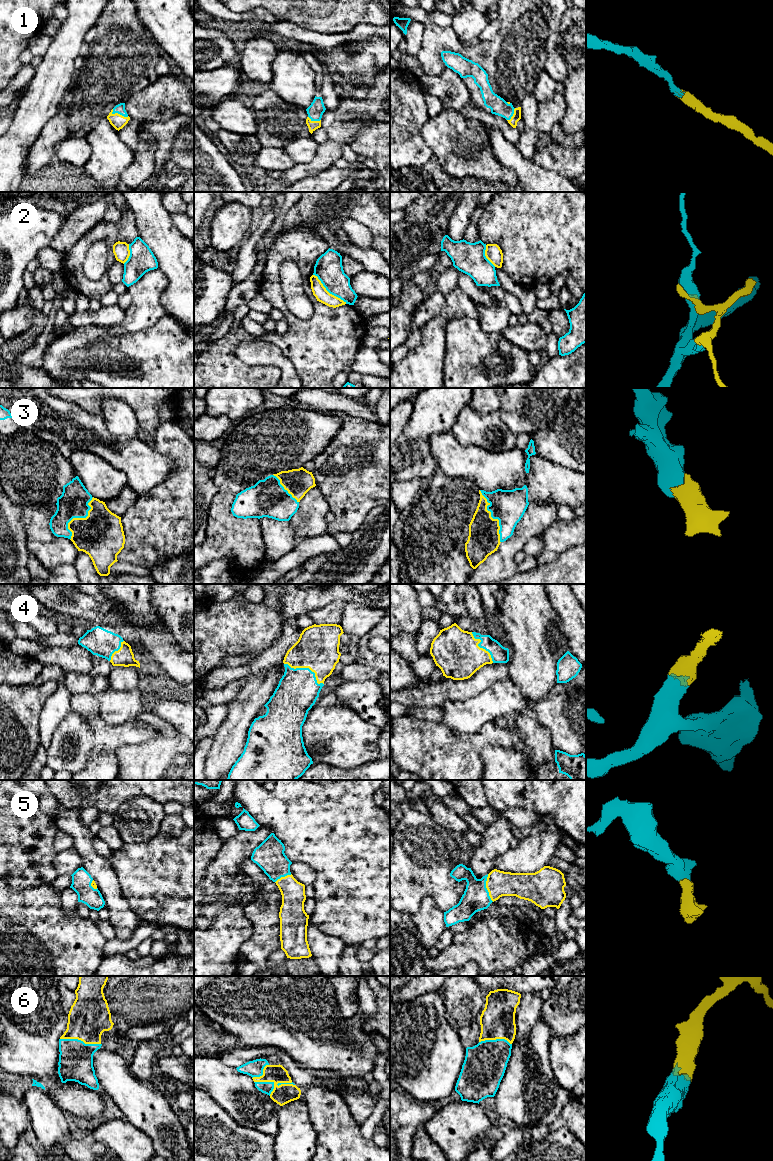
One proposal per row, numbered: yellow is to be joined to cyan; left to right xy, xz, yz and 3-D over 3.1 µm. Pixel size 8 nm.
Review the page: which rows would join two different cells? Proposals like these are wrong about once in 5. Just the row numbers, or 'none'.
2

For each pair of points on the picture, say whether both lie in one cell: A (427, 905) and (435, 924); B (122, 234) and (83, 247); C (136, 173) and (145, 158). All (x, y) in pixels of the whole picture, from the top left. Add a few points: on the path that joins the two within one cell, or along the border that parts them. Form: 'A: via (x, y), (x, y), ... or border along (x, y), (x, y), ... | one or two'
A: via (429, 910), (430, 919) | one
B: via (112, 234), (96, 234), (93, 237) | one
C: via (140, 169), (144, 162) | one

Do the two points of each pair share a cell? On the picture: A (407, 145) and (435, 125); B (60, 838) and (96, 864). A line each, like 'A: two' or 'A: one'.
A: two
B: two

